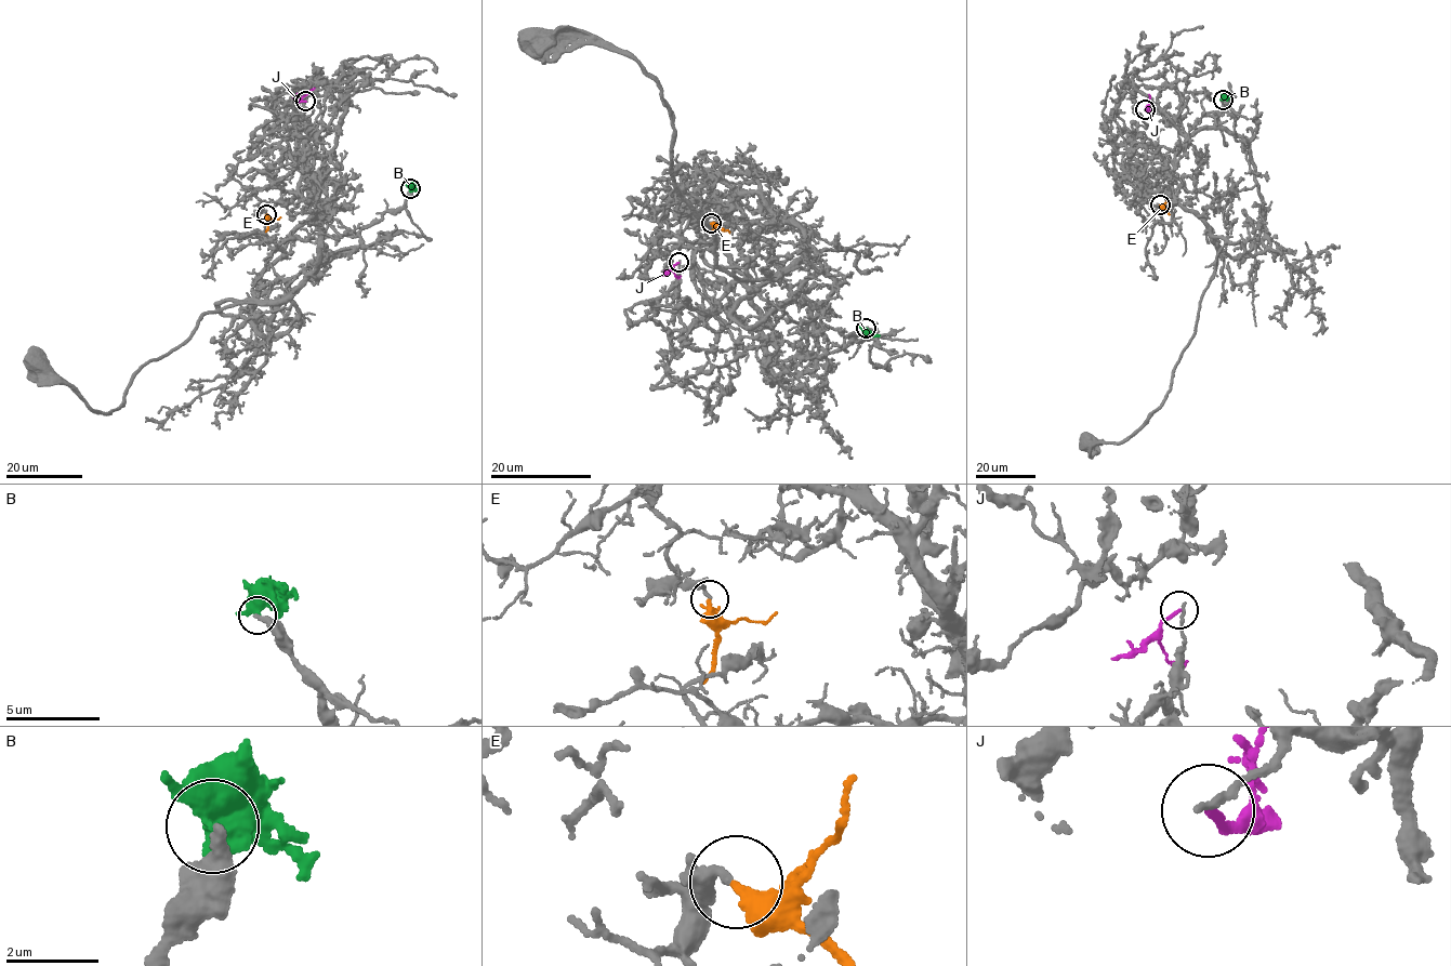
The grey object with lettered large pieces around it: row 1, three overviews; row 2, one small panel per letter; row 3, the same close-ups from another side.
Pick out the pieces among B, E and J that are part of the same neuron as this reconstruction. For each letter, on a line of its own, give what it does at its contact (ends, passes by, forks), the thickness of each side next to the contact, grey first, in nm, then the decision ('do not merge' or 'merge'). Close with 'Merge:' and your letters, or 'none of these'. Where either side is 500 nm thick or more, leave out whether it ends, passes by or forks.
B: it passes by; 280 nm thick on the grey side, 320 nm on the other; do not merge
E: it ends there; 150 nm thick on the grey side, 360 nm on the other; do not merge
J: it ends there; 160 nm thick on the grey side, 170 nm on the other; do not merge
Merge: none of these

